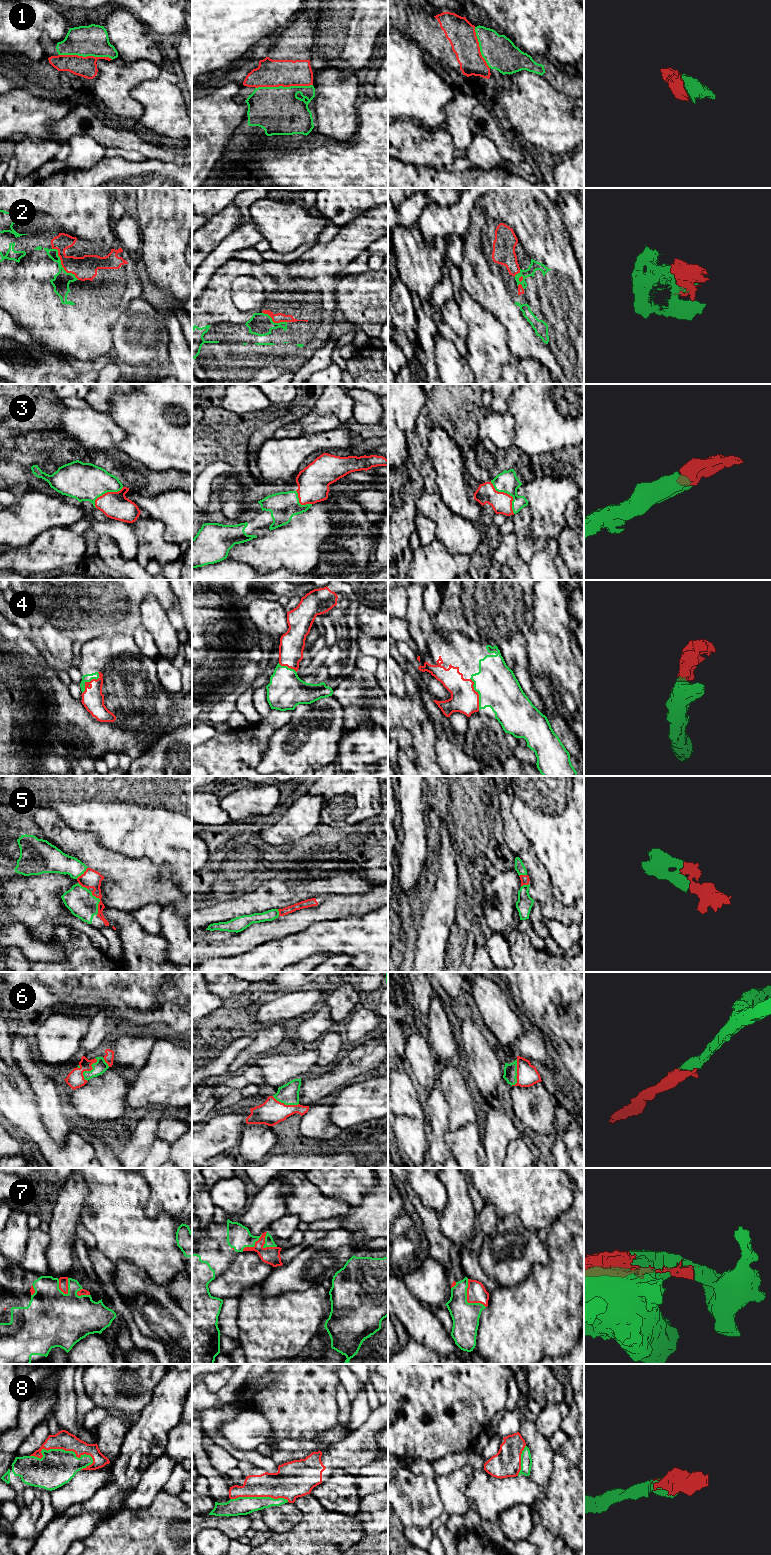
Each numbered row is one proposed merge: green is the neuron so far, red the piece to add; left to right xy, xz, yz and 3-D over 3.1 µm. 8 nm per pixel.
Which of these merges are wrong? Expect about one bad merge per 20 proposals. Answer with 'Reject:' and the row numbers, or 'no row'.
Reject: no row

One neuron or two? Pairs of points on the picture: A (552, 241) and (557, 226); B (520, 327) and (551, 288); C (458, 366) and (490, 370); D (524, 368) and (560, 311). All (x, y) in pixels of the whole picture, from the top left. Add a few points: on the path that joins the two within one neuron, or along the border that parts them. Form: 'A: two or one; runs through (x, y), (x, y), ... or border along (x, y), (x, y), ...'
A: one; runs through (552, 237), (553, 230)
B: one; runs through (541, 341), (553, 341), (560, 334), (559, 309)
C: two; border along (465, 359), (473, 373)
D: two; border along (518, 359), (536, 359), (550, 372)

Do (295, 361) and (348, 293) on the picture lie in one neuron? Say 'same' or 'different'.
different

